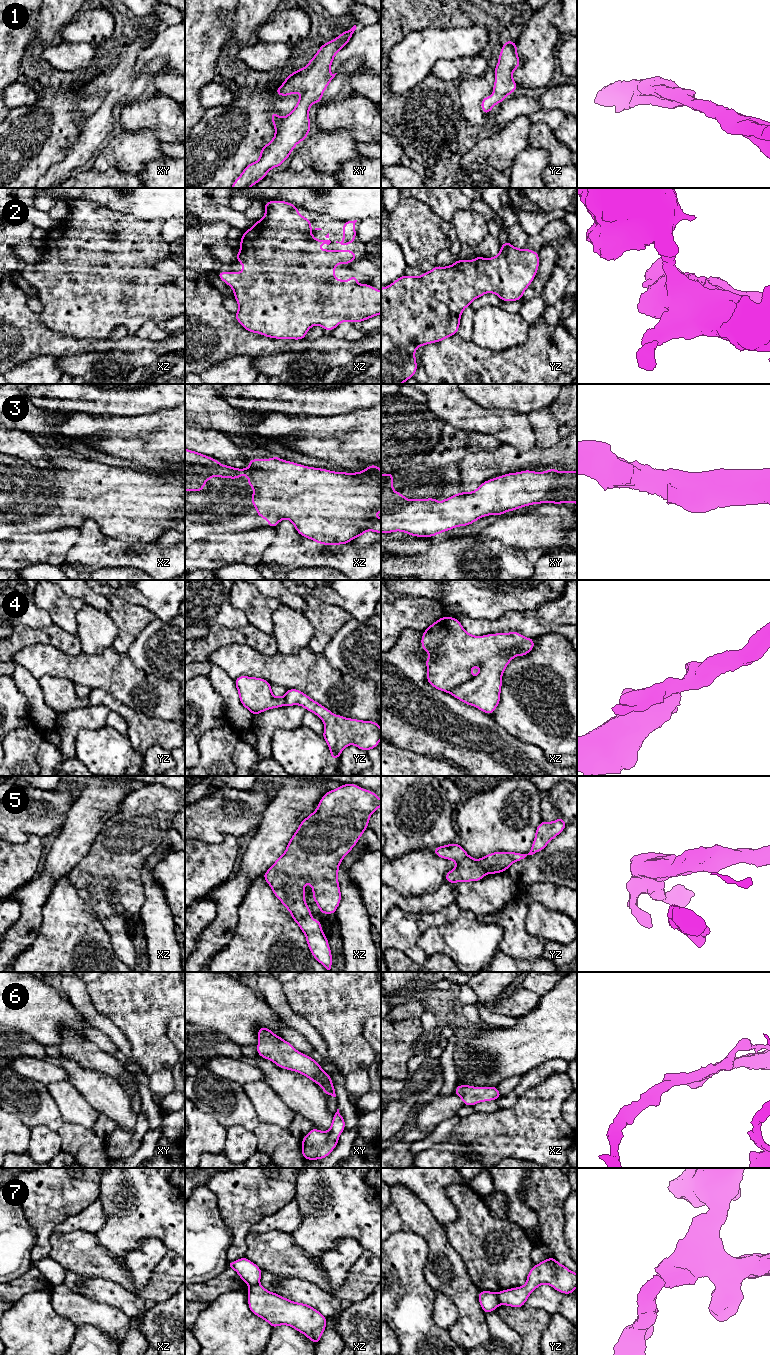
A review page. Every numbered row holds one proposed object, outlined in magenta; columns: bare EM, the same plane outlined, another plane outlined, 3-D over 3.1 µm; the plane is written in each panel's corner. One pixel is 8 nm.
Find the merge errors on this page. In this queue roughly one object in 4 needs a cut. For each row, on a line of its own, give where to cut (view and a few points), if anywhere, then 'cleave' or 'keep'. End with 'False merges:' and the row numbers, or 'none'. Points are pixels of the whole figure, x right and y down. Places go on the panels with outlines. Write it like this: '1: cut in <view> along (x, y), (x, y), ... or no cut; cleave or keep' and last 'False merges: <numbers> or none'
1: no cut; keep
2: no cut; keep
3: no cut; keep
4: no cut; keep
5: no cut; keep
6: no cut; keep
7: cut in yz along (496, 1293), (499, 1303); cleave
False merges: 7

